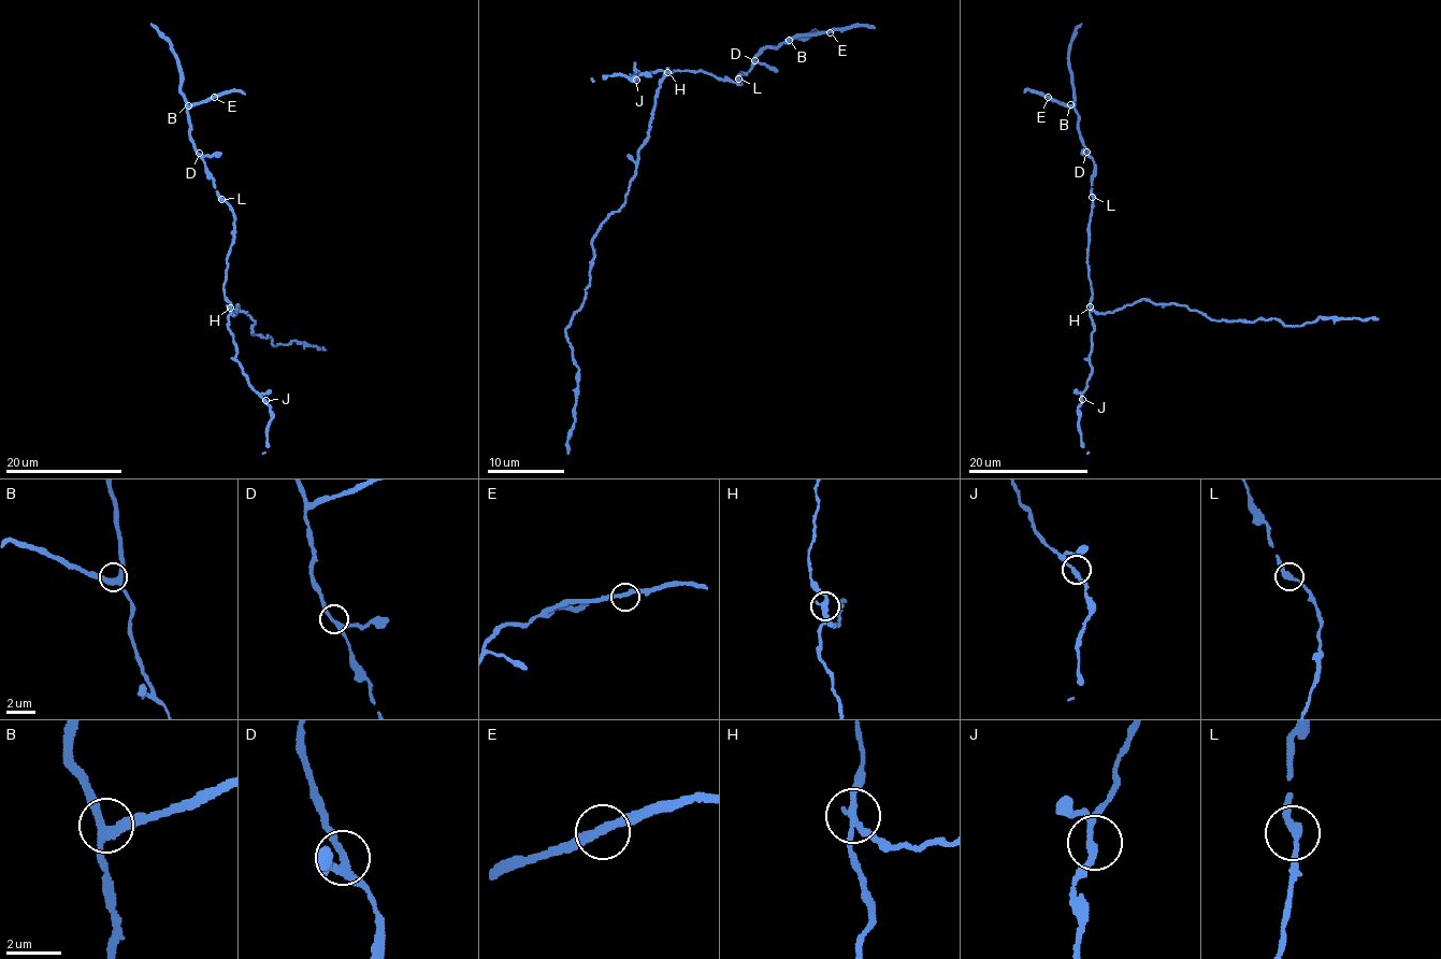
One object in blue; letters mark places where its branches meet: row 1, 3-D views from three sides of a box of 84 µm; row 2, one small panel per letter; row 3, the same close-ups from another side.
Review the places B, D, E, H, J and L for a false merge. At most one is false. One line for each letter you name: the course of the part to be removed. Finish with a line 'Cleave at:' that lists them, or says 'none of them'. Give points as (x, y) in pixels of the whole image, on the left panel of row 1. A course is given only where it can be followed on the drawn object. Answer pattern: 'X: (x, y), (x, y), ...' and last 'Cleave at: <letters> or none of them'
H: (230, 308), (236, 315), (240, 304), (255, 319), (251, 334), (272, 337), (273, 345), (294, 341), (326, 351)
Cleave at: H

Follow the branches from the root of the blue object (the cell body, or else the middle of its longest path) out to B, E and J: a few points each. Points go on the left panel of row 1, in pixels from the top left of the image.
B: (231, 311), (224, 282), (233, 243), (233, 212), (219, 197), (196, 148), (188, 105)
E: (231, 311), (224, 282), (233, 243), (233, 212), (219, 197), (196, 148), (187, 110), (214, 97)
J: (231, 311), (228, 329), (233, 337), (235, 360), (248, 383), (265, 400)

